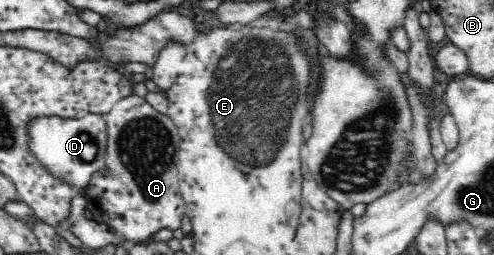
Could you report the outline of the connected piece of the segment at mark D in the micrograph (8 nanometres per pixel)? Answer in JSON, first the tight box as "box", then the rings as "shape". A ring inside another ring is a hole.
{"box":[28,113,108,191],"shape":[[[85,113],[75,119],[39,116],[28,125],[30,150],[49,173],[67,180],[77,191],[85,189],[97,169],[105,167],[105,149],[108,144],[106,127],[101,114]]]}

